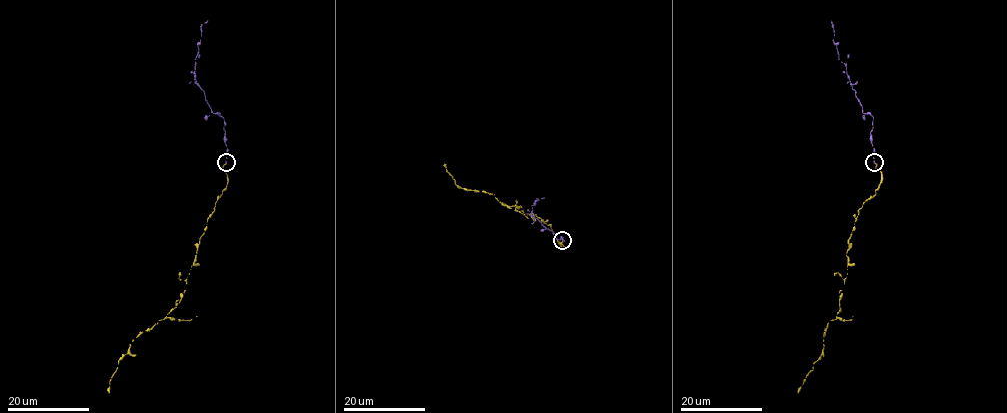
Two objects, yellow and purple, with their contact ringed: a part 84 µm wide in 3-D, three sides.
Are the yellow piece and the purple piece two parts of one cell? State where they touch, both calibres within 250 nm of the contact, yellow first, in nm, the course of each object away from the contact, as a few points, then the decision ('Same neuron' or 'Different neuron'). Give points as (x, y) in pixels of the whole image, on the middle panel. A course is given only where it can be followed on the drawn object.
Place: (562, 240). Thickness 220 nm (yellow) against 190 nm. Course of yellow: (563, 241), (564, 248), (551, 225), (521, 206), (460, 188), (445, 164). Course of purple: (562, 241), (562, 237), (560, 240), (556, 238), (531, 215), (532, 205), (544, 197). Same neuron

